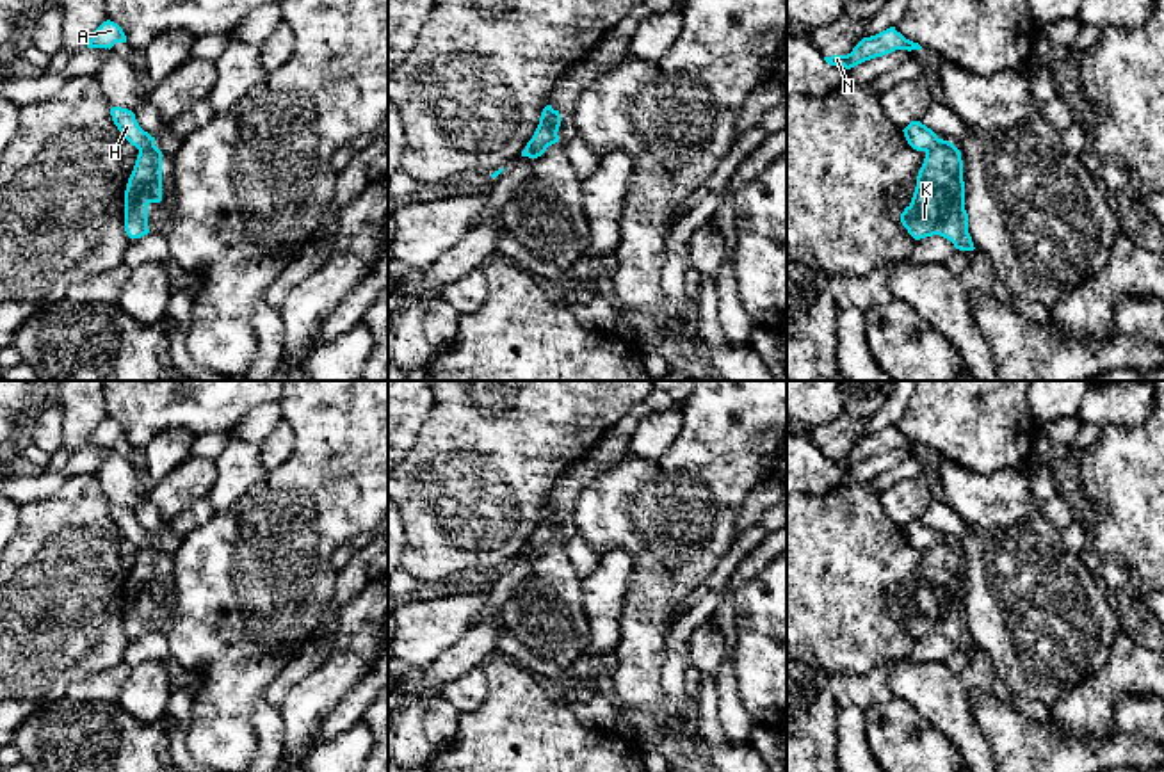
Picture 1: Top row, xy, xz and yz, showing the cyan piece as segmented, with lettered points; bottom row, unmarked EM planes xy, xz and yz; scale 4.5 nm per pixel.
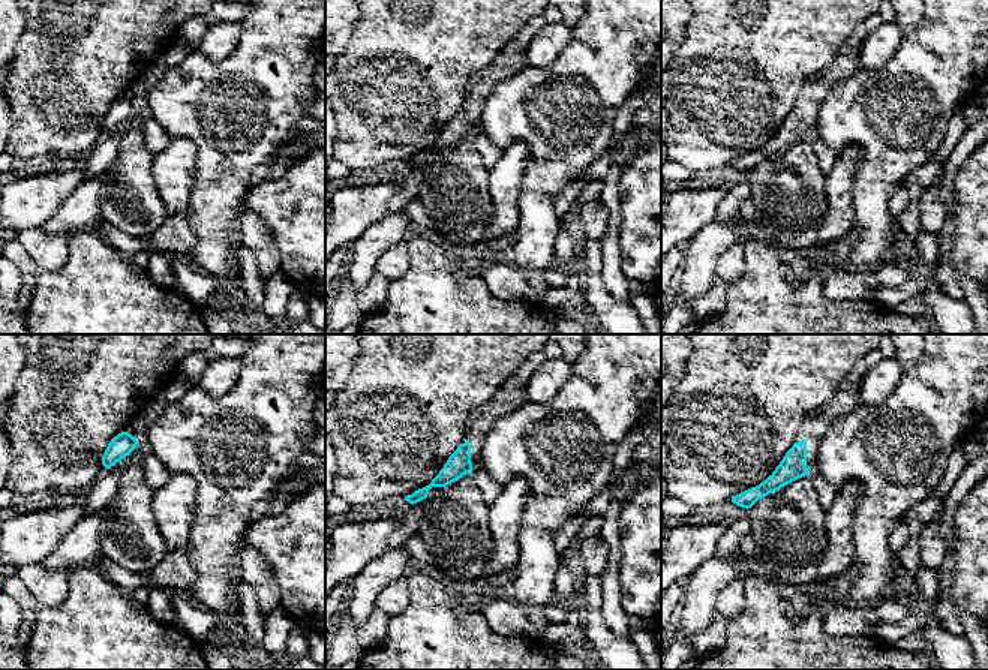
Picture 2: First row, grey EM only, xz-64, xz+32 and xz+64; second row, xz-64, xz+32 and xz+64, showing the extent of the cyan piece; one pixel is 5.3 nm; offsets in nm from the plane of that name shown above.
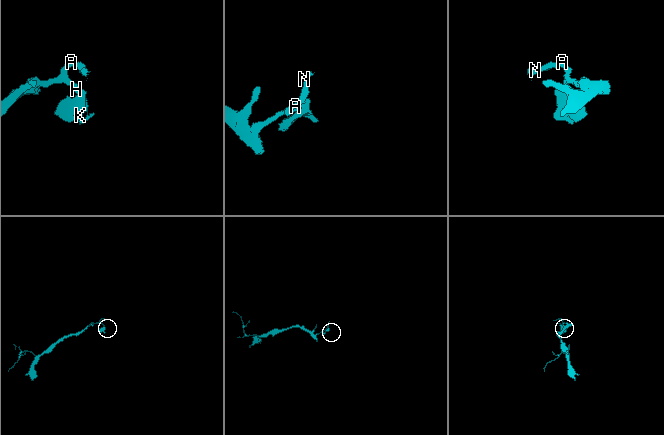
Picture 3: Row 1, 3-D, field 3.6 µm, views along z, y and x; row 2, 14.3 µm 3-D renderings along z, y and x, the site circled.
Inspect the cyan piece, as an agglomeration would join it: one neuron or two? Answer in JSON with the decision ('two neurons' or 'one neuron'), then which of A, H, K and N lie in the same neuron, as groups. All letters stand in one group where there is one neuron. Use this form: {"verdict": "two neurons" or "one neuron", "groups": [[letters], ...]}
{"verdict": "two neurons", "groups": [["A", "H", "N"], ["K"]]}

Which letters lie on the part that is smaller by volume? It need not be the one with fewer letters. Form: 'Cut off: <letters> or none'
Cut off: K

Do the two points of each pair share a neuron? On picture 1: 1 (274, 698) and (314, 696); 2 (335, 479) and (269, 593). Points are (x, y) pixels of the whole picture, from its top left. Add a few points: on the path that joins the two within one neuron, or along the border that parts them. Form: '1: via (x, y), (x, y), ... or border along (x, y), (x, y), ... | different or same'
1: border along (314, 669), (287, 692), (278, 707) | different
2: via (308, 507), (278, 538), (269, 554), (269, 564) | same

